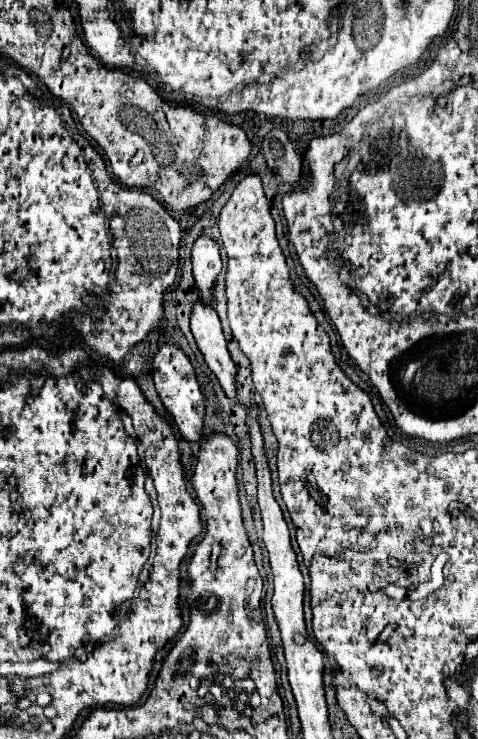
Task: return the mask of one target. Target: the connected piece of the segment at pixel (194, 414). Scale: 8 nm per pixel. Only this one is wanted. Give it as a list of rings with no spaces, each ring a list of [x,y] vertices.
[[[163,344],[153,356],[153,380],[159,392],[159,398],[163,400],[165,408],[173,416],[177,428],[181,430],[181,436],[189,442],[201,442],[203,438],[203,394],[199,390],[199,384],[195,380],[193,366],[187,358],[187,354],[177,344]]]

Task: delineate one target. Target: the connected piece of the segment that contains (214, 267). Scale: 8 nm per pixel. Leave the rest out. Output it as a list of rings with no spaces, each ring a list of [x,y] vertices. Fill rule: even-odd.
[[[199,234],[191,250],[191,262],[193,262],[195,282],[201,290],[201,300],[213,304],[211,290],[217,274],[221,272],[221,256],[219,256],[217,242],[207,234]]]

